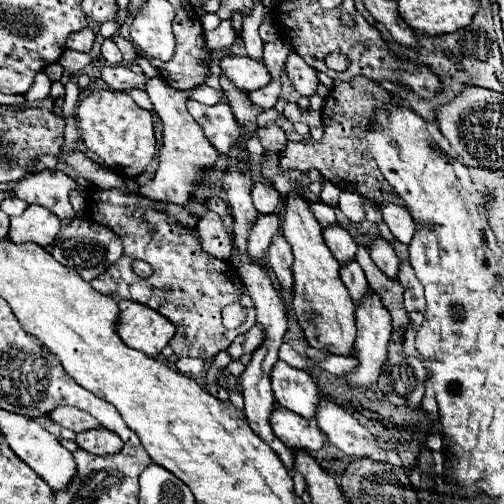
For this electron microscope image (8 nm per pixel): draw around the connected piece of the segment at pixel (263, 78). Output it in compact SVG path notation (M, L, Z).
M226 54L220 60L220 70L222 76L226 76L242 92L264 88L270 82L270 72L266 70L266 66L248 56Z

